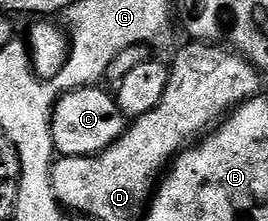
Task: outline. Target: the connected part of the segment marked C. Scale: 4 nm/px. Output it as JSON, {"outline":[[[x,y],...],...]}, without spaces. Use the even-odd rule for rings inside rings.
{"outline":[[[84,87],[64,93],[55,102],[55,109],[51,113],[51,138],[59,157],[92,157],[94,153],[100,153],[101,150],[109,148],[113,142],[118,141],[128,124],[128,118],[124,117],[110,92],[106,93],[103,87]]]}

